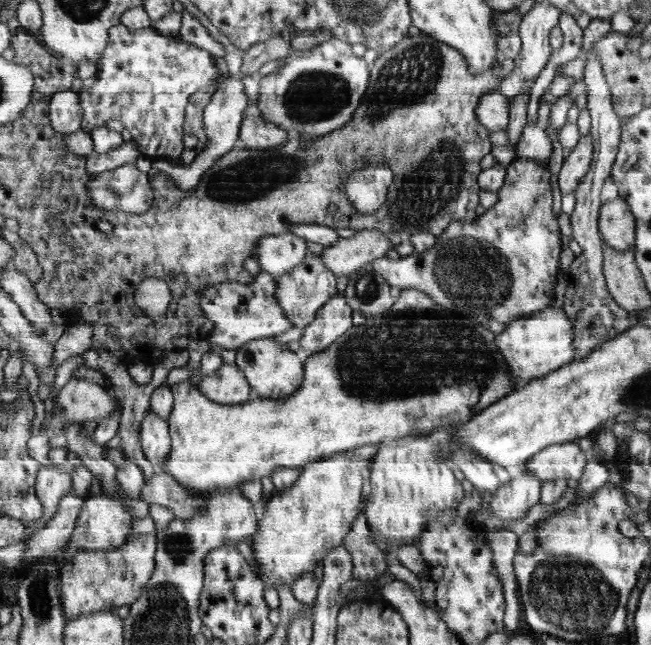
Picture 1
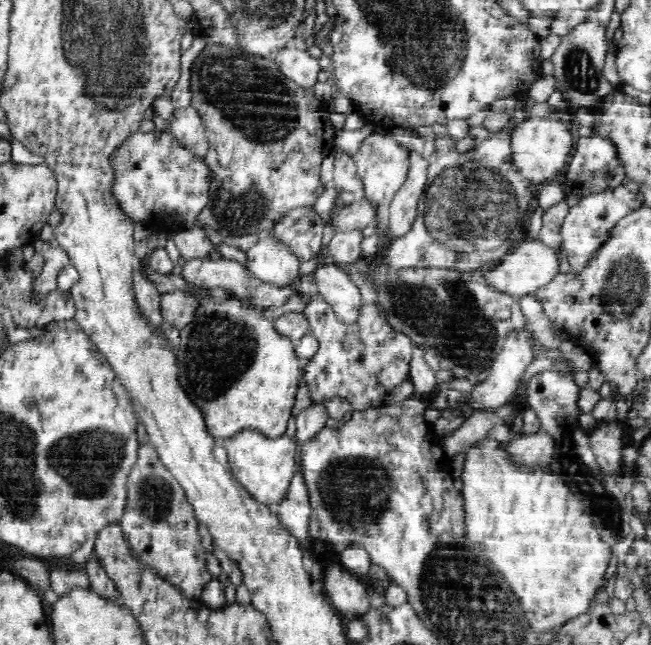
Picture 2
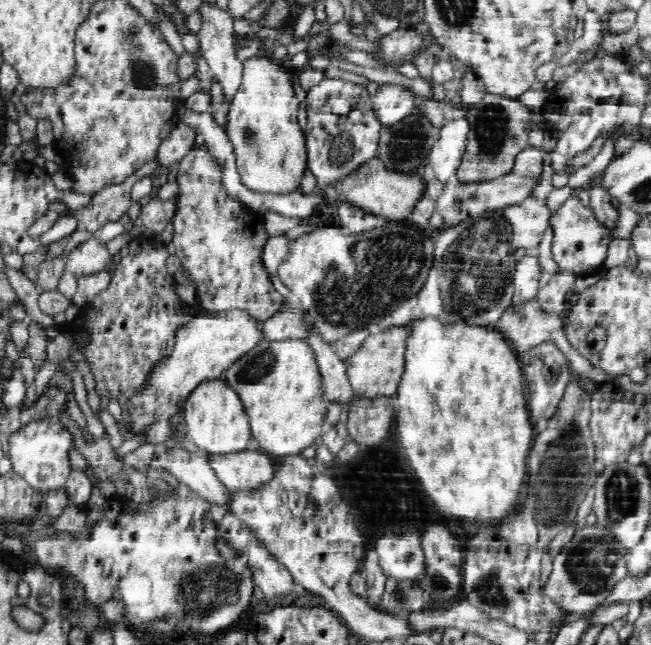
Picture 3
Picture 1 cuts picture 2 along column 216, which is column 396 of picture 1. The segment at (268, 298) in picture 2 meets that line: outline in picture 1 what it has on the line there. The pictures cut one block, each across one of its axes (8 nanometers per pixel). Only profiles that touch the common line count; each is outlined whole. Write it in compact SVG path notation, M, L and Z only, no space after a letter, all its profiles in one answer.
M517 158L507 168L507 180L503 188L497 192L499 202L495 208L489 208L477 222L453 222L437 238L437 244L417 254L413 252L409 258L403 260L377 260L371 262L377 274L381 274L387 284L395 290L421 290L433 302L441 306L463 306L463 310L469 310L469 318L485 324L489 320L511 324L517 320L523 320L531 314L537 314L545 308L551 308L555 298L555 284L561 272L561 252L563 252L563 240L557 216L553 214L553 188L551 188L551 170L547 164L541 164L537 160L523 160Z

